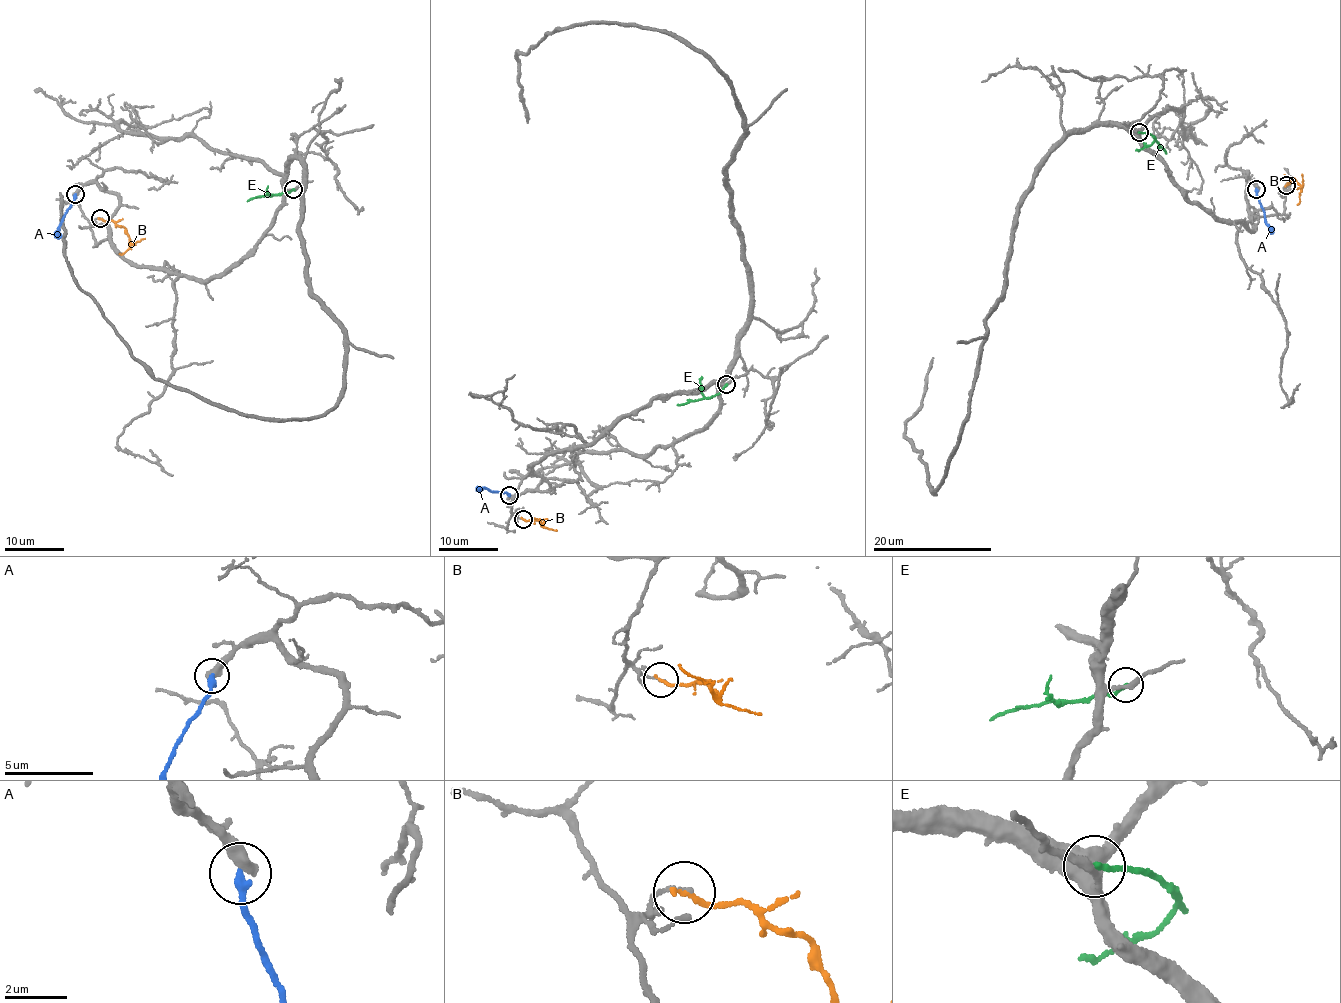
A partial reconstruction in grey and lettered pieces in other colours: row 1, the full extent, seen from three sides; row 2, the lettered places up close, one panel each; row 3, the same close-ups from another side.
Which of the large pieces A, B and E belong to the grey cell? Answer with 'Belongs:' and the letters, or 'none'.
Belongs: none

